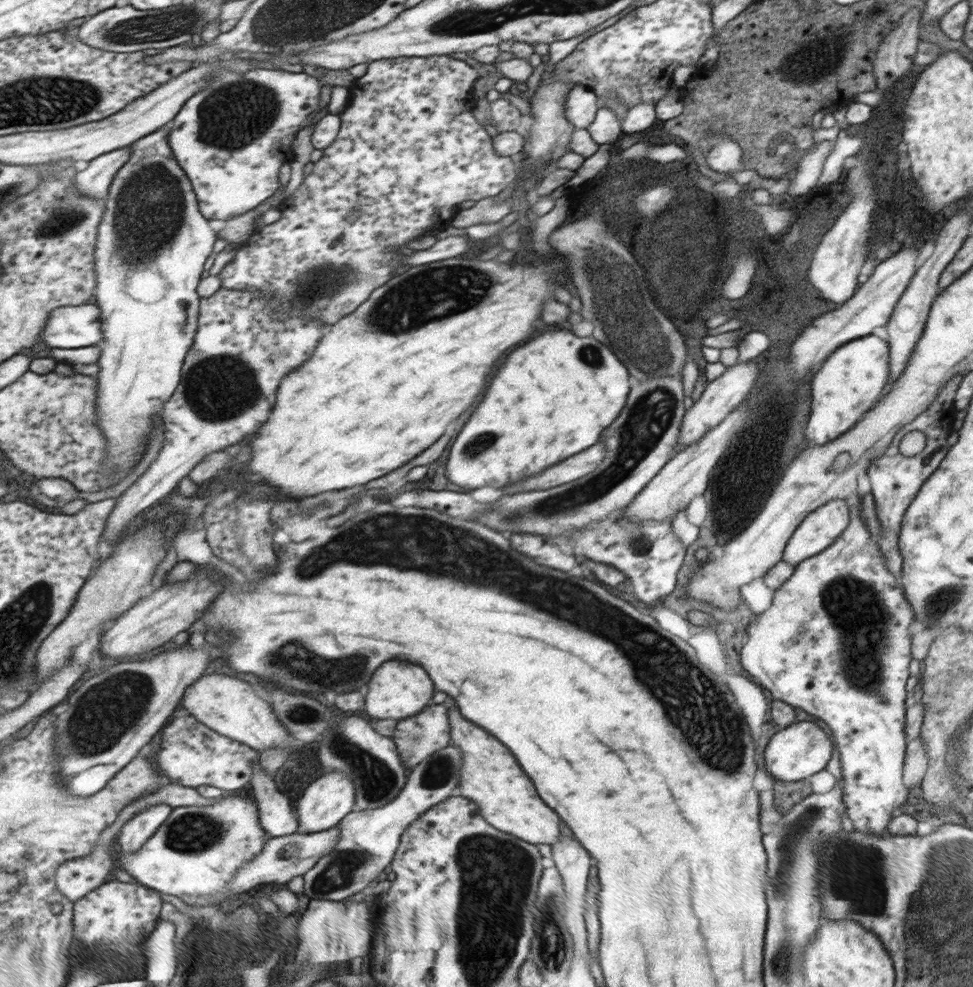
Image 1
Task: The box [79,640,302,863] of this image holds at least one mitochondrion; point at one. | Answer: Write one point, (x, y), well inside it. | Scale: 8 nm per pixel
(190, 833)

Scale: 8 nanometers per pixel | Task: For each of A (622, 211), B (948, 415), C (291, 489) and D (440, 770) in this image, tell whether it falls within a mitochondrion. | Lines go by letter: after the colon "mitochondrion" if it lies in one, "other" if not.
A: other
B: other
C: other
D: mitochondrion

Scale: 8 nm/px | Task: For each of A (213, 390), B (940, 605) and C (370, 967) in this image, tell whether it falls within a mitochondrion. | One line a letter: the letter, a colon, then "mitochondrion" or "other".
A: mitochondrion
B: mitochondrion
C: other

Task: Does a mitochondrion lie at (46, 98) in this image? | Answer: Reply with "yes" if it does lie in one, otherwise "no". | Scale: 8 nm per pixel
yes

